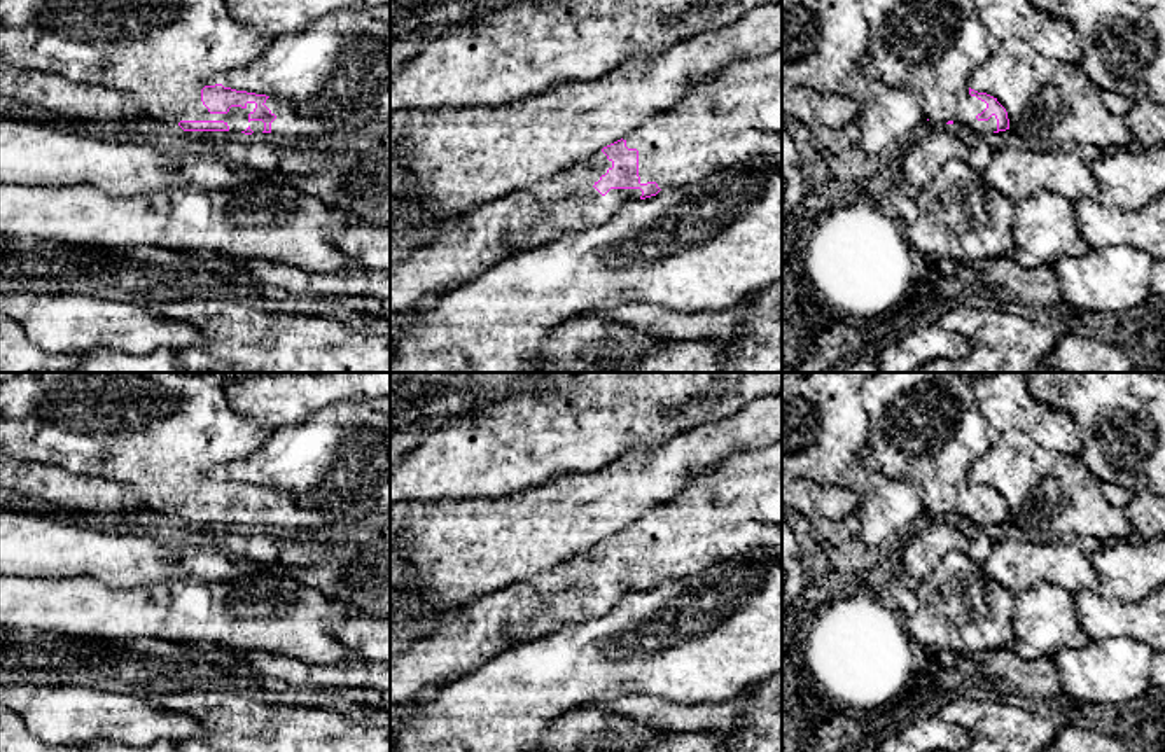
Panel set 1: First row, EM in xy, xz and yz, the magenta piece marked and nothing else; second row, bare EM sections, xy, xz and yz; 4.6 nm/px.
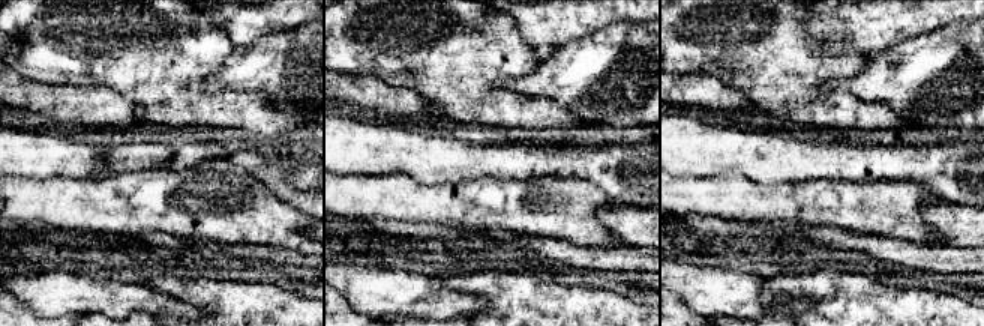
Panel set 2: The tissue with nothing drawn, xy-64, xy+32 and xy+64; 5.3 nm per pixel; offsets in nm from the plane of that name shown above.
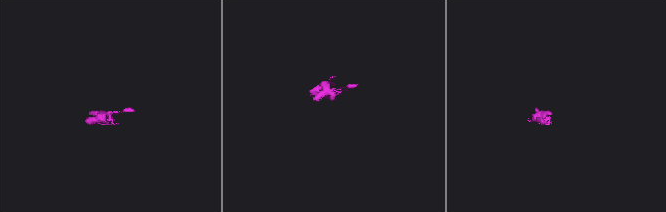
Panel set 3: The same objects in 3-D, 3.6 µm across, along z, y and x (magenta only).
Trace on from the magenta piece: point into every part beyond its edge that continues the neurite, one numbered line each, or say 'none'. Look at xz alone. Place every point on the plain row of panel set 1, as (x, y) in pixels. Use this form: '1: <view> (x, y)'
1: xz (565, 591)

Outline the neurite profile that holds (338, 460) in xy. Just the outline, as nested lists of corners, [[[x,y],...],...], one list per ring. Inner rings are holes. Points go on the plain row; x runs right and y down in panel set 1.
[[[390,397],[341,400],[301,423],[275,428],[262,448],[226,465],[220,476],[292,491],[301,505],[329,512],[336,521],[390,512]]]

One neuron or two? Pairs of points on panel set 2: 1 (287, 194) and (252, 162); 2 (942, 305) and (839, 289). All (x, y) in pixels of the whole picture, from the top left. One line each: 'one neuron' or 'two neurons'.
1: one neuron
2: one neuron

